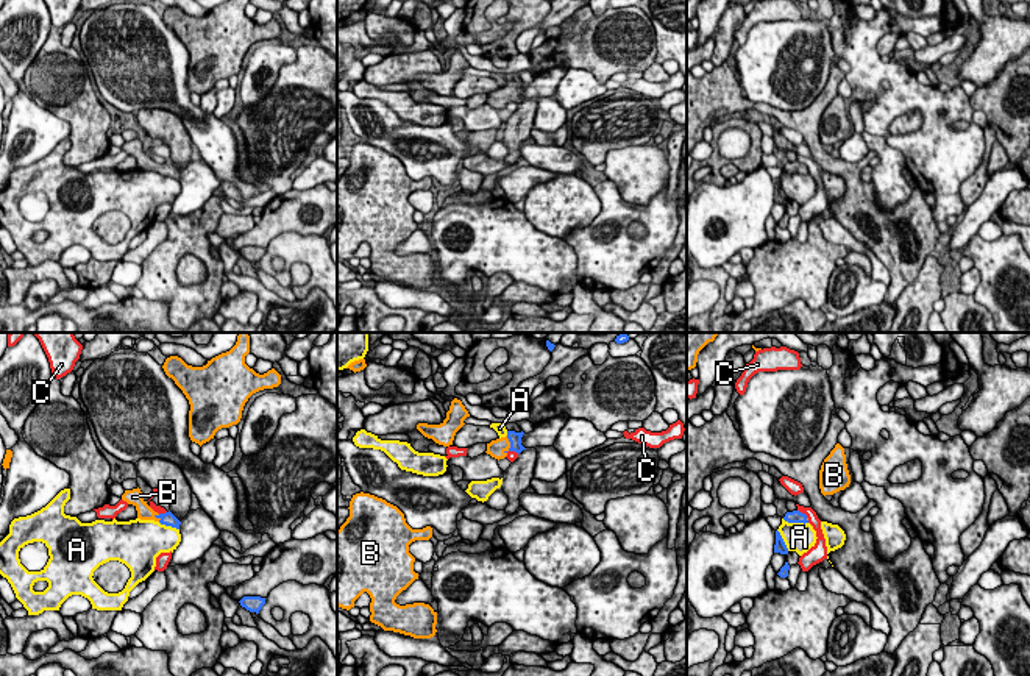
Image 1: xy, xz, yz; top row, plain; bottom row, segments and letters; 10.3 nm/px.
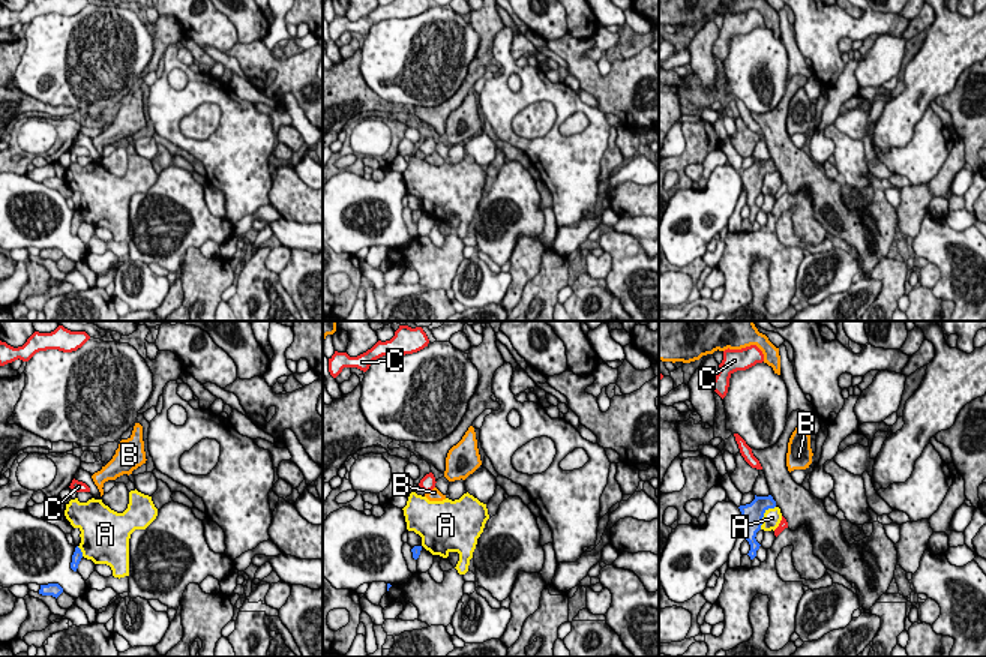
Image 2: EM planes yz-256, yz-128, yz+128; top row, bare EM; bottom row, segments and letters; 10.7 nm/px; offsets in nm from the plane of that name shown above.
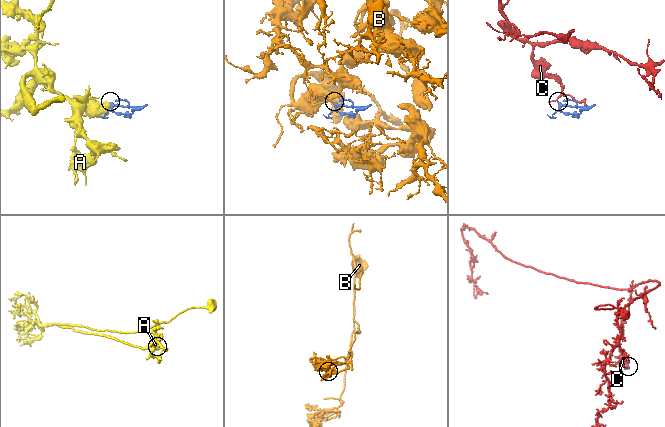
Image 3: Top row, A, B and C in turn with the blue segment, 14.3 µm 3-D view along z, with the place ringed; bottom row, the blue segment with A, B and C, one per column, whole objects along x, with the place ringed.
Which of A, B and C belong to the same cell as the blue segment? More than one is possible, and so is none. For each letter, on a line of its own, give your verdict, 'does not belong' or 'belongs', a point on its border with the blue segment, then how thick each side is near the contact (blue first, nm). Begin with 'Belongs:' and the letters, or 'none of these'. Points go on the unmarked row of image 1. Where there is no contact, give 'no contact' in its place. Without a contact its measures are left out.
Belongs: B
A: does not belong; meets blue in yz at (795, 172); 130 nm thick on the blue side, 300 nm on the other
B: belongs; meets blue in xz at (511, 96); 130 nm thick on the blue side, 180 nm on the other
C: does not belong; meets blue in yz at (801, 163); 130 nm thick on the blue side, 120 nm on the other

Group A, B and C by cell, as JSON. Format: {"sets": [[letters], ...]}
{"sets": [["A"], ["B"], ["C"]]}

